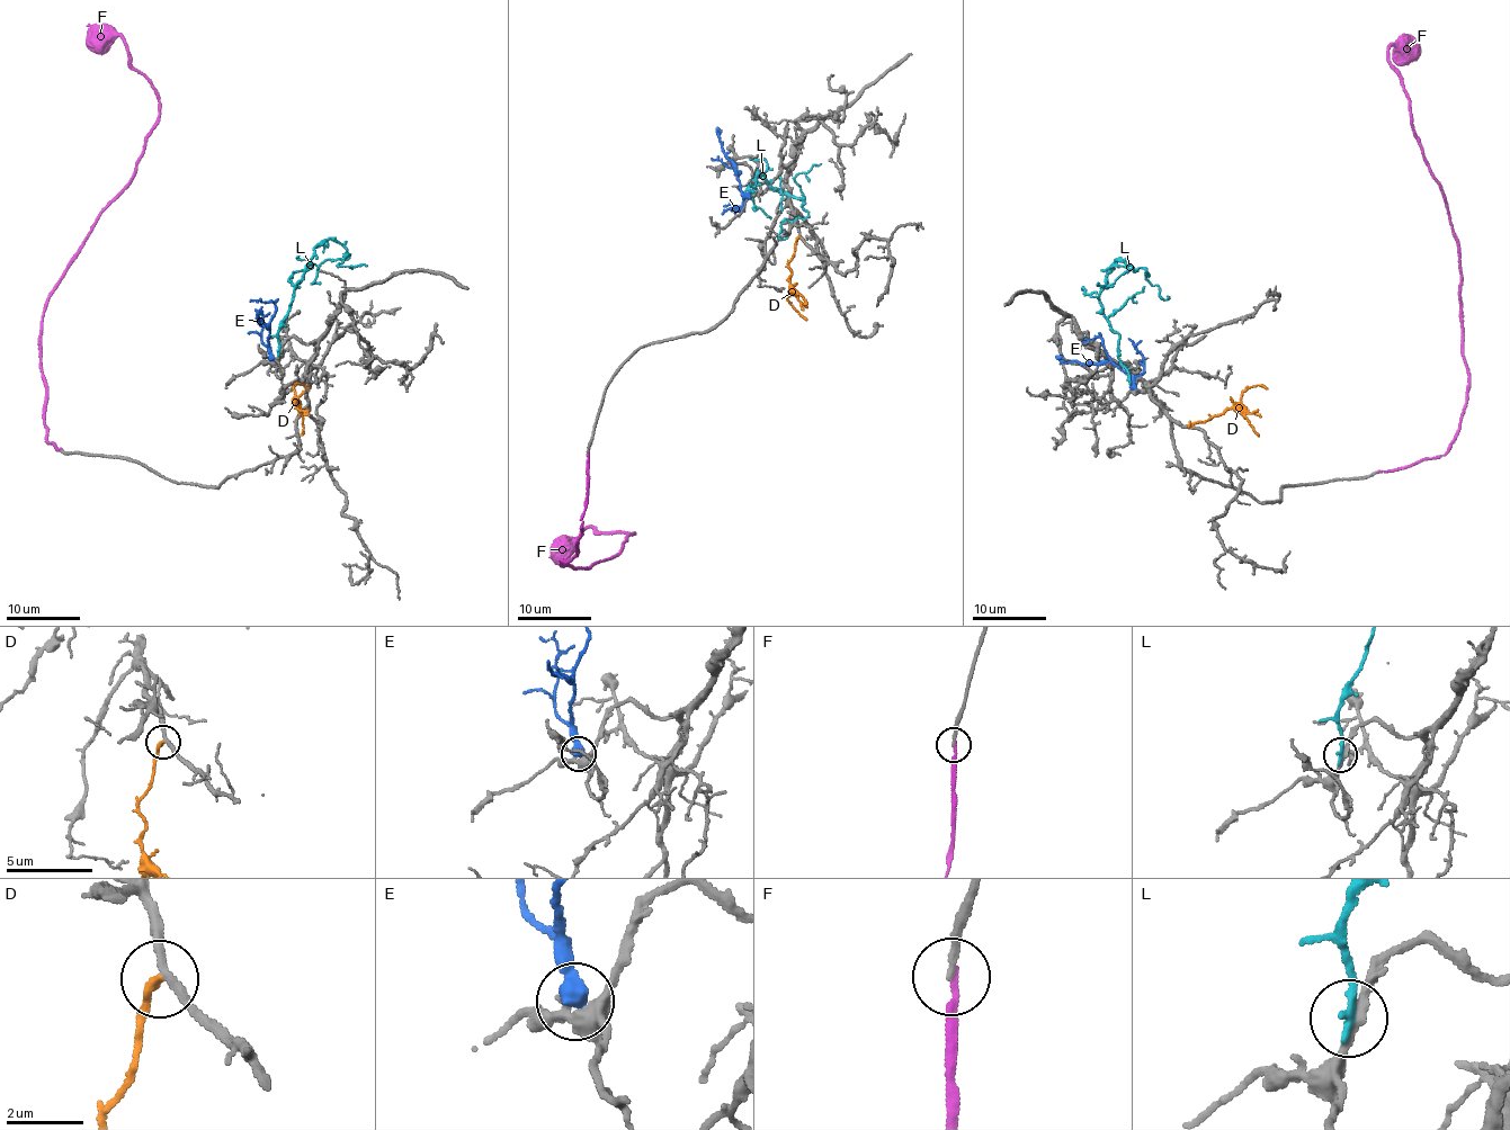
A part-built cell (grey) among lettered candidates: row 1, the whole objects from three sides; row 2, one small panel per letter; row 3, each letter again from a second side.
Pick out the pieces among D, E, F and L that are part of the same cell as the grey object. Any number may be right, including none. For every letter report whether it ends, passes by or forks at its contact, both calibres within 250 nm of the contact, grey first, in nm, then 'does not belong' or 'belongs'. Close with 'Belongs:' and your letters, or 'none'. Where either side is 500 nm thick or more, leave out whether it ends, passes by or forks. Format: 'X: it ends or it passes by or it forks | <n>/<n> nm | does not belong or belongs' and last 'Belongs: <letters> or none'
D: it ends | 240/220 nm | does not belong
E: 280/550 nm | does not belong
F: it ends | 160/170 nm | belongs
L: it ends | 220/260 nm | does not belong
Belongs: F

